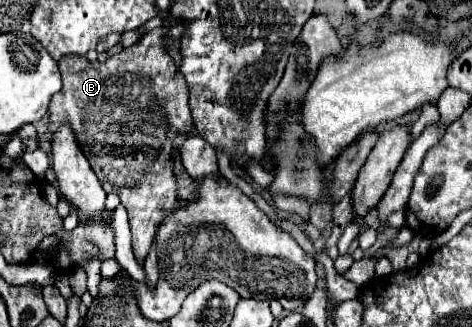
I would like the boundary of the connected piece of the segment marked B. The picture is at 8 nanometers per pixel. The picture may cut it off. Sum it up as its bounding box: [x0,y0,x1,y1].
[48,26,194,262]

